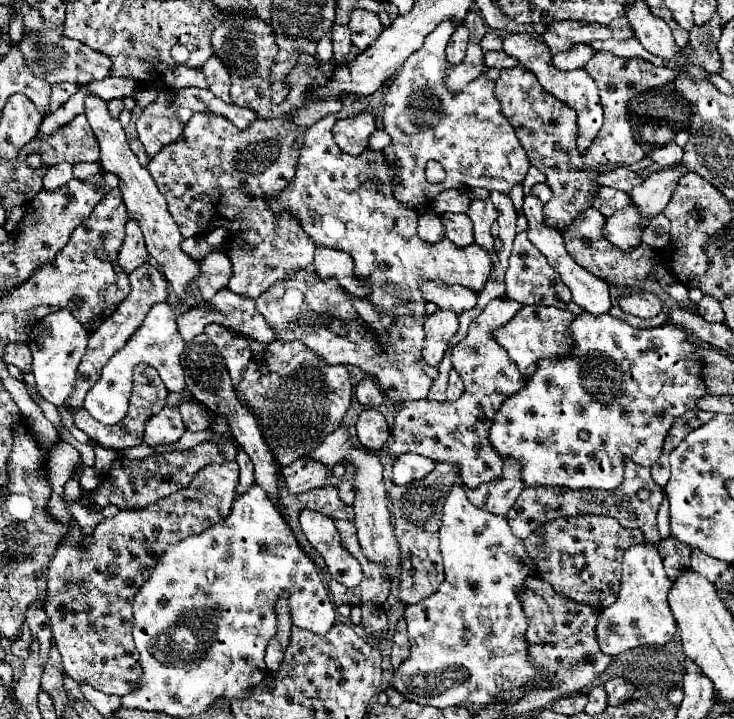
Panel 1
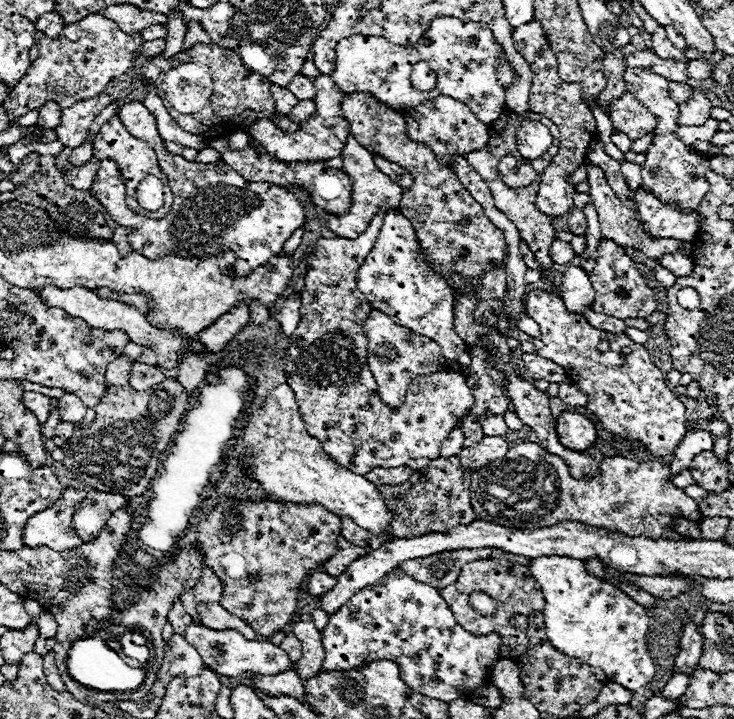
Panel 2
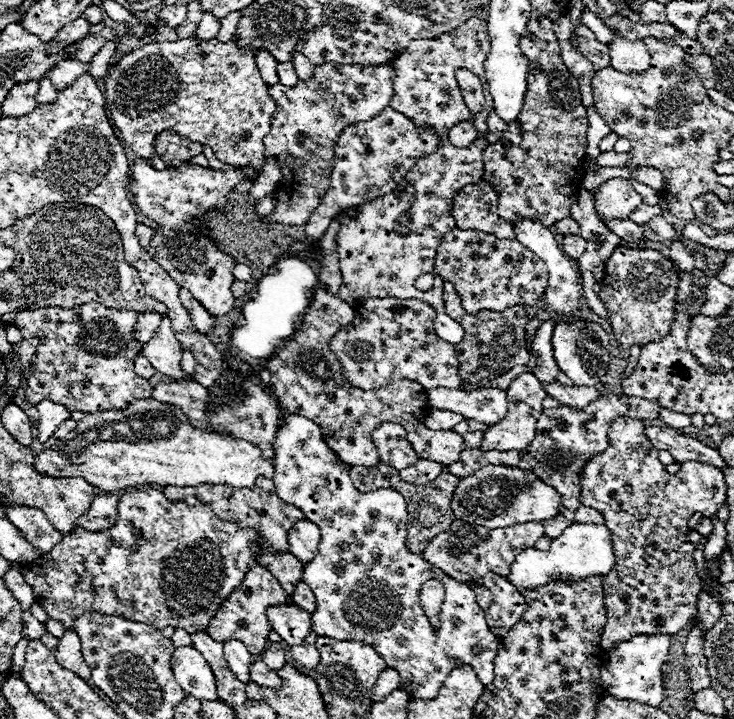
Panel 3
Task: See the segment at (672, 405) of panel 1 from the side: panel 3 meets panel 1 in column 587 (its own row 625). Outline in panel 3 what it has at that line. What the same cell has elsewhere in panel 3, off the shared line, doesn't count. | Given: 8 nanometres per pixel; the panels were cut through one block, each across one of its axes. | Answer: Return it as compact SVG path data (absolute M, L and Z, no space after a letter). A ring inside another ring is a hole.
M286 412L278 438L274 440L274 448L276 462L272 480L278 488L278 496L282 496L286 504L294 504L296 508L300 508L304 520L318 524L322 536L318 556L304 564L302 574L302 582L306 582L316 596L316 612L312 614L314 632L318 636L334 636L336 640L358 640L370 644L386 660L386 664L400 674L402 690L414 698L426 700L436 696L438 688L454 668L450 656L472 666L474 674L484 686L490 684L494 680L492 660L498 652L498 636L490 632L490 626L486 624L486 614L476 604L474 590L468 584L450 578L442 570L428 564L422 554L412 554L406 548L406 500L398 496L398 492L392 488L358 492L346 466L322 440L320 428L304 416ZM426 578L440 580L446 590L440 610L440 630L436 630L436 634L418 602L418 590L426 582Z

